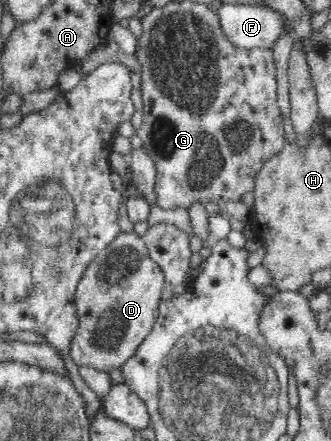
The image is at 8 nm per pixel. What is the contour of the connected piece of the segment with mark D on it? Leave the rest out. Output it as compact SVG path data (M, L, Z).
M133 230L118 233L88 264L78 282L76 306L80 327L69 346L72 361L77 366L104 372L121 370L152 332L159 304L166 295L165 275L149 256L143 238Z

